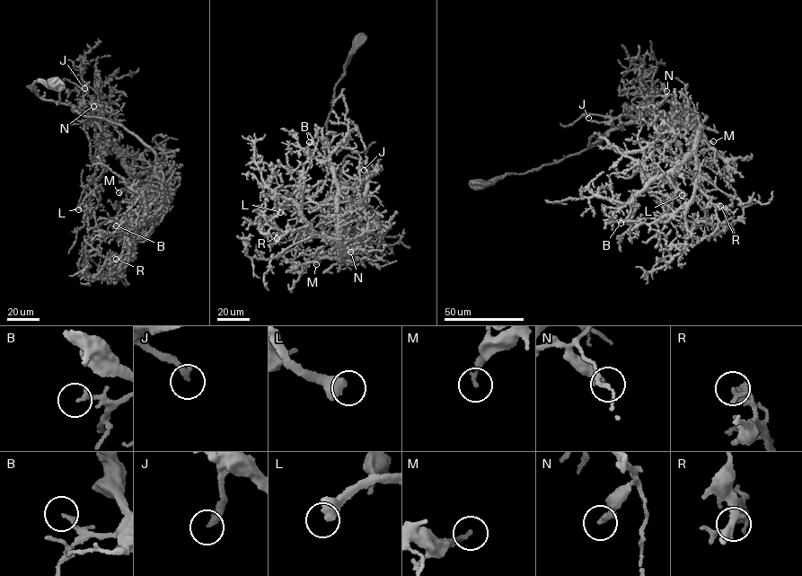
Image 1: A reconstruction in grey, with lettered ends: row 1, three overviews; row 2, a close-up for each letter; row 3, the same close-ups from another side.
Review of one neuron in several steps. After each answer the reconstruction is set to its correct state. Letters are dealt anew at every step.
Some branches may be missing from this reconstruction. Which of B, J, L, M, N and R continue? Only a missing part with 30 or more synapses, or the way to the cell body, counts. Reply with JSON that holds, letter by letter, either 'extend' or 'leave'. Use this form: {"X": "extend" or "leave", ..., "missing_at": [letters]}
{"B": "leave", "J": "extend", "L": "extend", "M": "leave", "N": "leave", "R": "leave", "missing_at": ["J", "L"]}

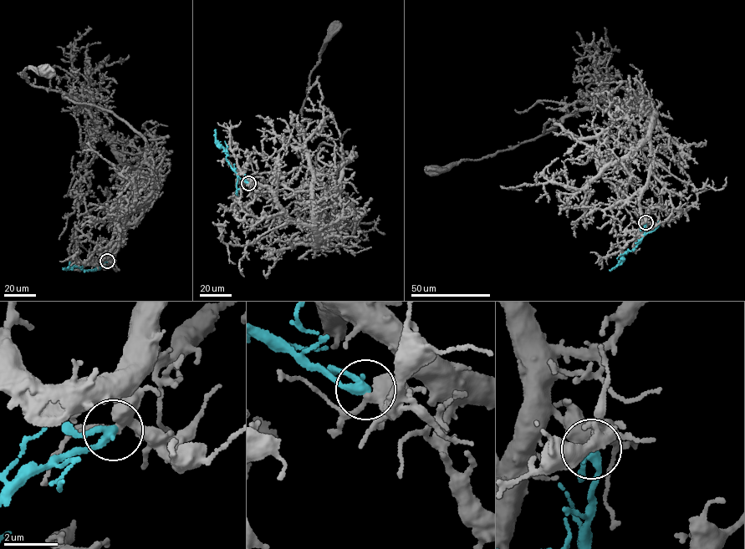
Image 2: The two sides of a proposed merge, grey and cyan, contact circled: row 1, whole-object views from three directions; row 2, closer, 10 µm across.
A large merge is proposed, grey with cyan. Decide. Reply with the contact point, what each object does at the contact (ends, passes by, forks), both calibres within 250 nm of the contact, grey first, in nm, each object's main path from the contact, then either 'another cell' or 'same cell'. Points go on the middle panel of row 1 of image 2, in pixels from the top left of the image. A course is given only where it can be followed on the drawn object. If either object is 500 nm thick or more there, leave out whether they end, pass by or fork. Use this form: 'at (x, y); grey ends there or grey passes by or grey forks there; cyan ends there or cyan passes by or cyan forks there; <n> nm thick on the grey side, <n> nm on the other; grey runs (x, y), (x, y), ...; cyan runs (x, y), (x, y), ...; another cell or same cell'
at (248, 183); grey forks there; cyan passes by; 320 nm thick on the grey side, 260 nm on the other; grey runs (248, 183), (315, 231), (315, 246), (322, 182), (298, 151), (309, 75), (332, 32); cyan runs (248, 183), (239, 177), (228, 163), (223, 147), (216, 139), (216, 129); another cell

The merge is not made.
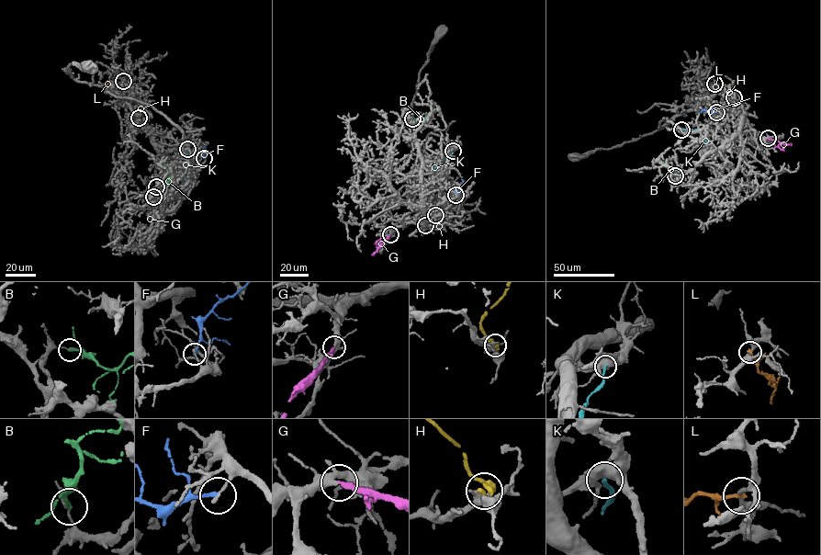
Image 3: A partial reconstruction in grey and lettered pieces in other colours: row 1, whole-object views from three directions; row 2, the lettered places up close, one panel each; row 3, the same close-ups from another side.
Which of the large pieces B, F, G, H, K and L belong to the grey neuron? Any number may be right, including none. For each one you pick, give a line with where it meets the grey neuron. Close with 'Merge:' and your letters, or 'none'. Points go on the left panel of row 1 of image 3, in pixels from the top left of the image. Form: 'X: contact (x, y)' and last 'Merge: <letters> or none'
G: contact (153, 197)
Merge: G

